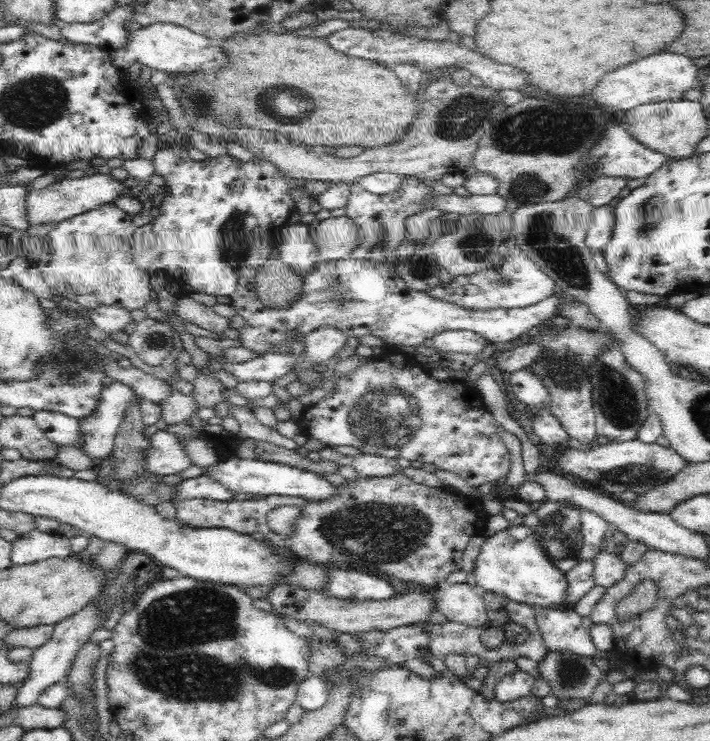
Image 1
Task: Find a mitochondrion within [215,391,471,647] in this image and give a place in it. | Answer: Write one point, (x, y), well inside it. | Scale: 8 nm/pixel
(383, 534)

